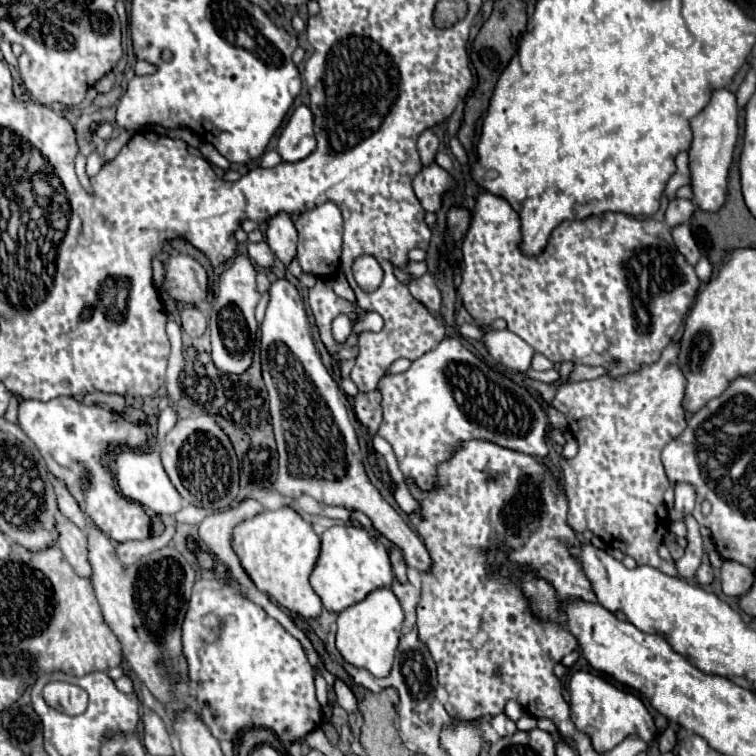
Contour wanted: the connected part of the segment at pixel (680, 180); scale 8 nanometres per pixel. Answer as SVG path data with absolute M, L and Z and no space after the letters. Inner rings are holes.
M687 152L677 154L675 164L677 164L677 170L675 170L675 174L671 176L671 180L669 180L669 184L667 184L667 190L665 190L669 198L675 198L677 188L681 188L683 184L689 184L689 182L691 182L691 174L689 174L689 166L687 166Z

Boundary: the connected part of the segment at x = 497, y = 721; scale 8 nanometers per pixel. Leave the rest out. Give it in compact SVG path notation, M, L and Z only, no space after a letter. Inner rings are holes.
M505 712L493 716L493 718L491 718L491 724L493 724L493 728L497 730L499 736L509 736L509 734L513 734L513 732L517 730L515 722L513 722Z

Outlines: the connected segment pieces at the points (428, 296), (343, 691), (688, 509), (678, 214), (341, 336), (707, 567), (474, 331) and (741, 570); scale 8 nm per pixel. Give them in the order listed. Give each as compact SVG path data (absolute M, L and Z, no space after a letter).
M425 272L421 278L411 282L409 290L431 312L439 312L439 308L441 308L441 290L439 290L439 284L437 284L437 280L431 272Z
M335 680L335 694L337 694L337 704L343 710L347 710L347 712L355 712L357 710L357 698L355 698L351 688L343 680Z
M679 482L675 486L675 508L669 512L671 522L685 520L693 512L693 506L695 506L695 490L689 484Z
M671 200L669 206L667 206L667 212L665 212L665 224L669 228L675 228L679 224L687 224L691 220L691 214L695 212L695 206L691 200Z
M345 314L337 316L337 318L333 320L333 336L335 336L335 340L337 340L337 342L345 342L349 334L351 334L349 318L347 318Z
M705 560L701 566L699 566L699 570L697 570L697 582L701 584L701 586L709 586L711 582L713 582L713 568L711 568L711 564Z
M461 324L461 326L457 326L457 332L465 338L473 338L473 340L481 342L481 330L475 324Z
M733 560L723 562L723 566L721 566L721 588L727 596L733 596L733 598L743 596L751 588L753 580L755 580L755 574L747 566L733 562Z

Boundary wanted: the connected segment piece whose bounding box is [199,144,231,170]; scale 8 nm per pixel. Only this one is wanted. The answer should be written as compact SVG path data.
M201 144L201 154L211 162L211 164L215 164L215 166L219 166L219 168L223 168L223 170L229 170L231 168L231 162L227 160L227 158L223 158L211 144Z

